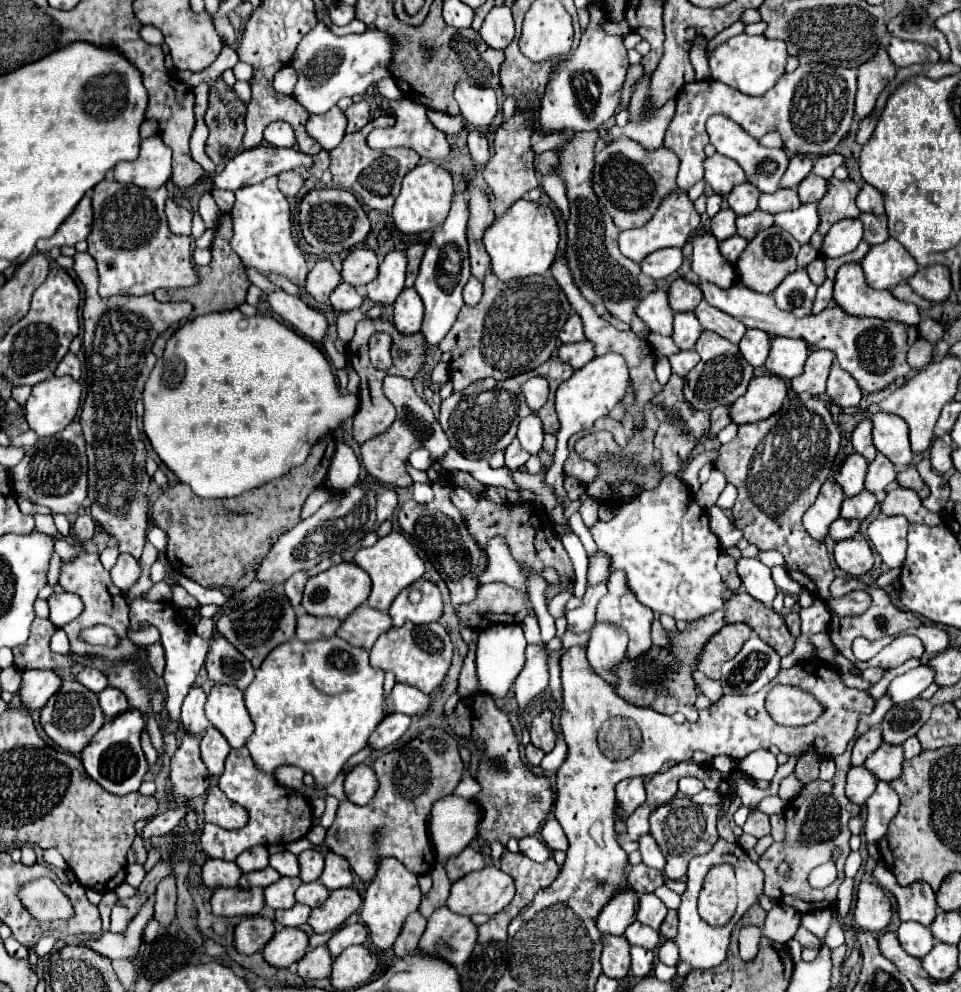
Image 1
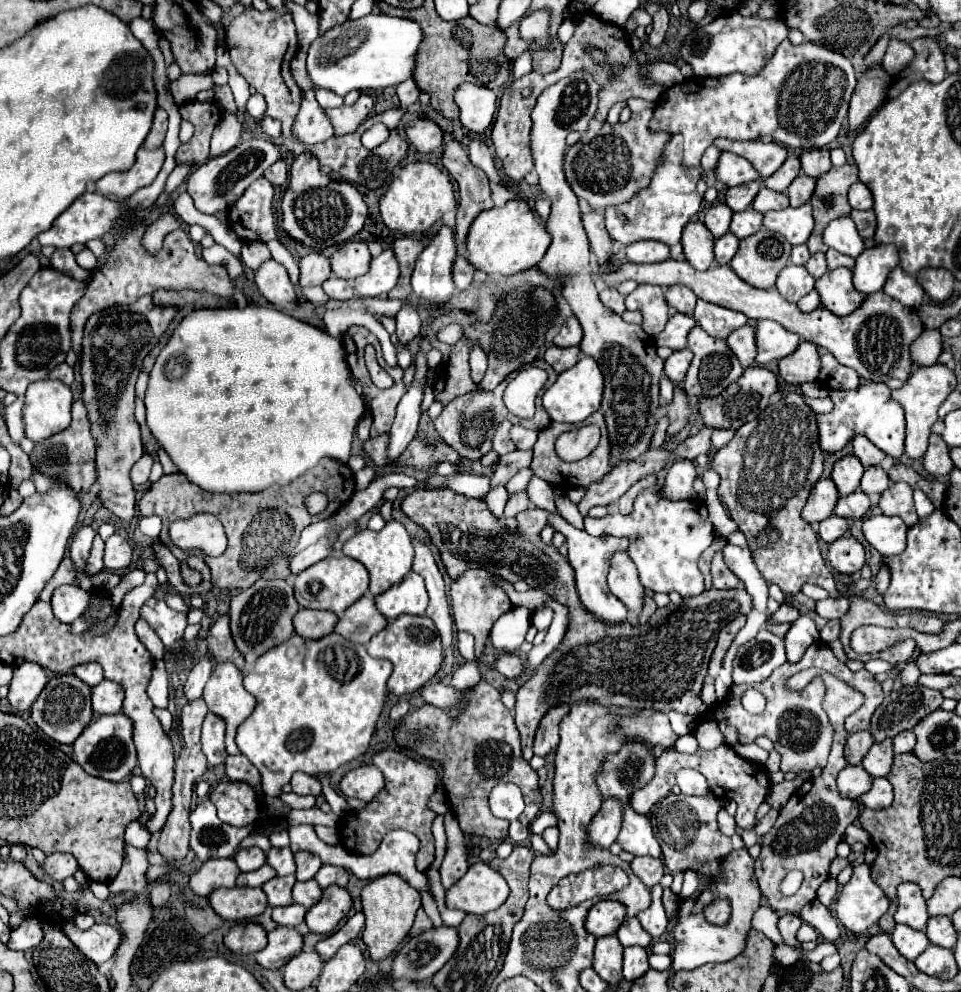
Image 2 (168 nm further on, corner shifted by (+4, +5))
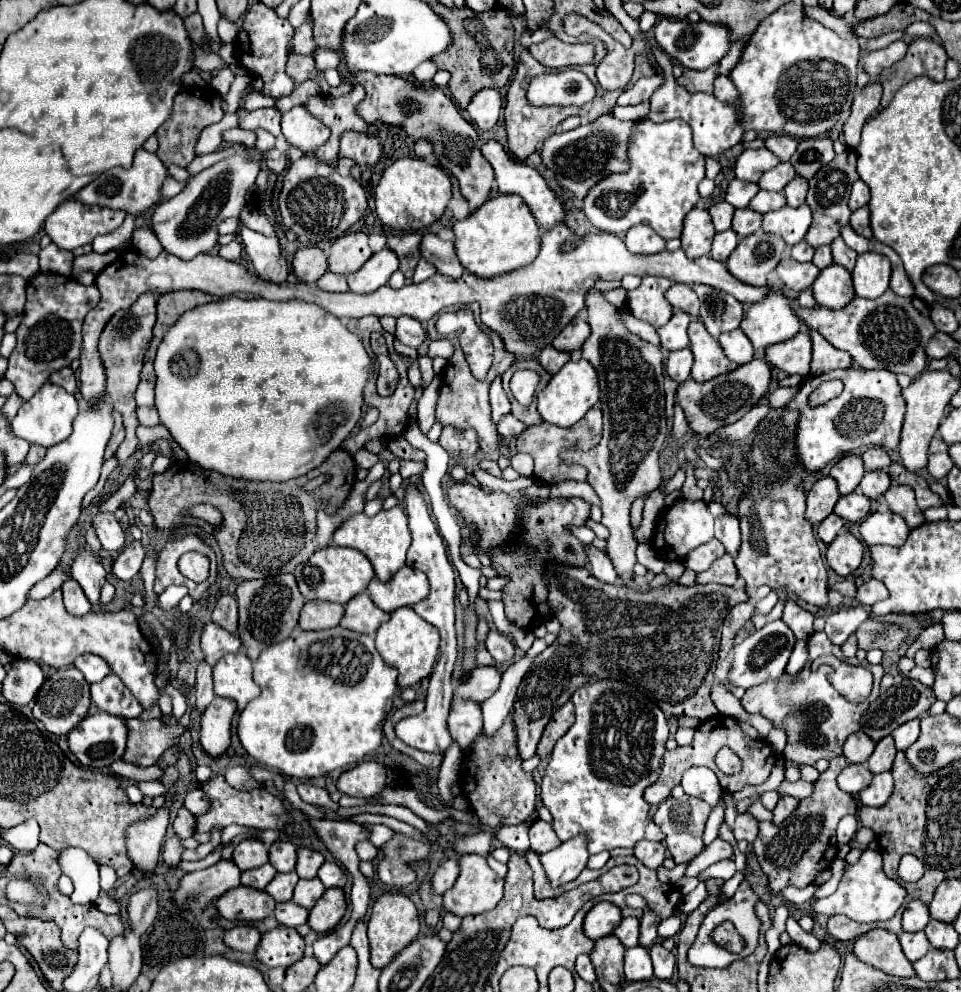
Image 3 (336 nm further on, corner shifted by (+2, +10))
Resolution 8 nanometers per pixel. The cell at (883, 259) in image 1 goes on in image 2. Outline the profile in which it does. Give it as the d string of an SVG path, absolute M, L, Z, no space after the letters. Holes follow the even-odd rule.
M874 245L856 257L854 287L864 293L876 293L884 287L888 273L900 265L898 249L894 245Z

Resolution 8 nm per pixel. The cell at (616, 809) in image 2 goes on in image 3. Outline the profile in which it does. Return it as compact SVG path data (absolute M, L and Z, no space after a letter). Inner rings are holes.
M576 836L576 840L562 842L556 850L542 854L540 860L544 864L550 886L558 888L572 882L586 868L588 856L590 854L584 848L584 840L580 840L580 836Z

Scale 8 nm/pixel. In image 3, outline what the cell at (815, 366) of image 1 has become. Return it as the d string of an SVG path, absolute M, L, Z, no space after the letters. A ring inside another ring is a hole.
M798 332L790 340L780 344L772 344L766 348L766 360L784 370L786 374L810 374L810 360L812 360L812 342L808 332Z

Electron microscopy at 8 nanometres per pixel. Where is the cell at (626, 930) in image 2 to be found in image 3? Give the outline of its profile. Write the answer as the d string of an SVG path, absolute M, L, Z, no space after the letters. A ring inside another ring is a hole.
M624 918L620 926L614 930L614 936L618 936L626 948L636 946L638 944L638 926L640 926L638 918Z

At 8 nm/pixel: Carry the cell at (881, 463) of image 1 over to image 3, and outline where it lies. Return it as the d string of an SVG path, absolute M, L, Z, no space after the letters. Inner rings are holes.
M876 470L876 472L866 472L858 488L866 498L876 500L878 496L882 496L890 488L890 484L892 484L890 476L884 470Z

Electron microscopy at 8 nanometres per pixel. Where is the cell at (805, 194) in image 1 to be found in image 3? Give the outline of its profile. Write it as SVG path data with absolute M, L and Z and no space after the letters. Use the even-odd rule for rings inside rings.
M796 176L786 188L784 188L784 196L786 202L790 206L802 206L806 200L806 192L808 192L808 182L802 176Z

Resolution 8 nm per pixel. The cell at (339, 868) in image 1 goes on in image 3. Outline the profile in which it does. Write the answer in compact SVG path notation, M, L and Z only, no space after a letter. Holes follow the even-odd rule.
M324 862L320 866L318 878L322 880L322 884L326 888L334 888L334 886L336 888L344 888L344 884L346 884L346 874L344 874L344 870L336 862Z

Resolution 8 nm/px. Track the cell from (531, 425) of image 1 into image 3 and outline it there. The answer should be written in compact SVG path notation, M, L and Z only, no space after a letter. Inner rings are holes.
M512 414L502 416L500 422L498 422L498 432L500 432L500 436L504 436L504 438L516 438L520 432L524 432L524 428L526 428L526 426L524 426L520 420L516 420Z

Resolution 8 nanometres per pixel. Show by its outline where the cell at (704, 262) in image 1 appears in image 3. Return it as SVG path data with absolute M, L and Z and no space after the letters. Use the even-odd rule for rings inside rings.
M692 208L684 218L682 228L682 250L688 258L700 258L710 252L712 240L714 240L714 226L708 210Z

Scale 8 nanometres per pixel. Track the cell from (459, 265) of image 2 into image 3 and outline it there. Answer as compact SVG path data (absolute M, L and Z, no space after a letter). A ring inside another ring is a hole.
M424 234L420 242L420 254L436 268L438 274L448 278L460 278L464 274L464 266L460 266L454 242L444 242L436 234Z

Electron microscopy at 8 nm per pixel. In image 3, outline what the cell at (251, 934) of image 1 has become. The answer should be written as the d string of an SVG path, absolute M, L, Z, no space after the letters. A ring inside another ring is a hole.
M236 926L226 932L224 944L230 946L232 950L254 954L260 944L260 938L262 938L262 934L254 926Z

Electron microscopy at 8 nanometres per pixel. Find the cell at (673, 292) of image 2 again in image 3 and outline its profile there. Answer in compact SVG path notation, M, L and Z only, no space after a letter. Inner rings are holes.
M672 284L666 292L666 300L674 310L682 310L690 316L698 316L700 302L696 300L696 292L688 284Z

